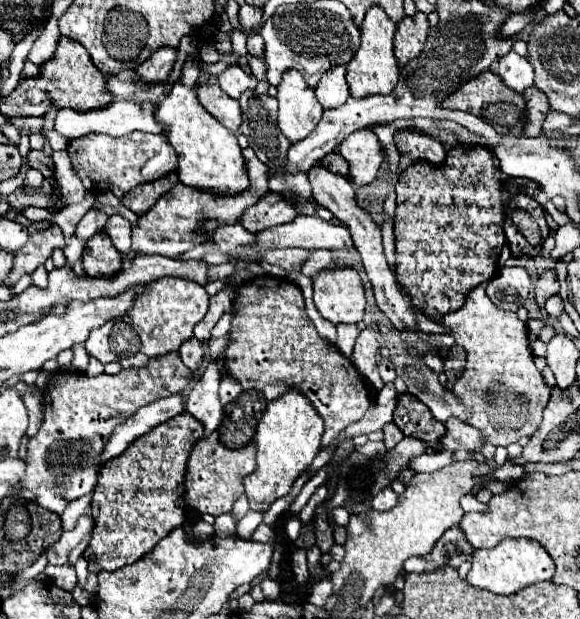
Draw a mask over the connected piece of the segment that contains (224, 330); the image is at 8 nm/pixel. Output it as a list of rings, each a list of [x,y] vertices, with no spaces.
[[[224,313],[220,317],[220,321],[216,323],[216,327],[212,329],[212,337],[224,337],[224,335],[228,335],[230,323],[232,323],[232,313]]]

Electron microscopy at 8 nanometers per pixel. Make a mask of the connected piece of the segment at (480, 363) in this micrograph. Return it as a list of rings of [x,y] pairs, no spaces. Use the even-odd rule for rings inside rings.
[[[484,287],[472,289],[464,307],[444,315],[440,325],[450,327],[450,335],[468,351],[466,369],[454,383],[454,395],[468,407],[470,425],[480,429],[490,445],[506,447],[520,441],[520,437],[530,437],[542,421],[550,389],[536,369],[534,355],[528,349],[526,325],[516,313],[494,307]]]

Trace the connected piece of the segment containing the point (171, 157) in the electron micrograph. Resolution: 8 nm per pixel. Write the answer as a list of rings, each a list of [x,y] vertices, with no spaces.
[[[134,131],[124,137],[90,133],[70,141],[68,155],[84,187],[92,193],[110,189],[110,187],[120,187],[126,193],[142,183],[162,179],[178,169],[178,155],[174,153],[174,147],[170,145],[170,141],[166,141],[166,135],[152,135],[142,131]]]

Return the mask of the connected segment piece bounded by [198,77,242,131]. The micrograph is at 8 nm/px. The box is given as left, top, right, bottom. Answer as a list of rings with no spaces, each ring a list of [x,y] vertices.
[[[212,77],[198,89],[198,101],[210,115],[214,115],[230,131],[236,131],[240,127],[242,123],[240,105],[236,99],[226,97],[226,93],[222,93],[216,77]]]

